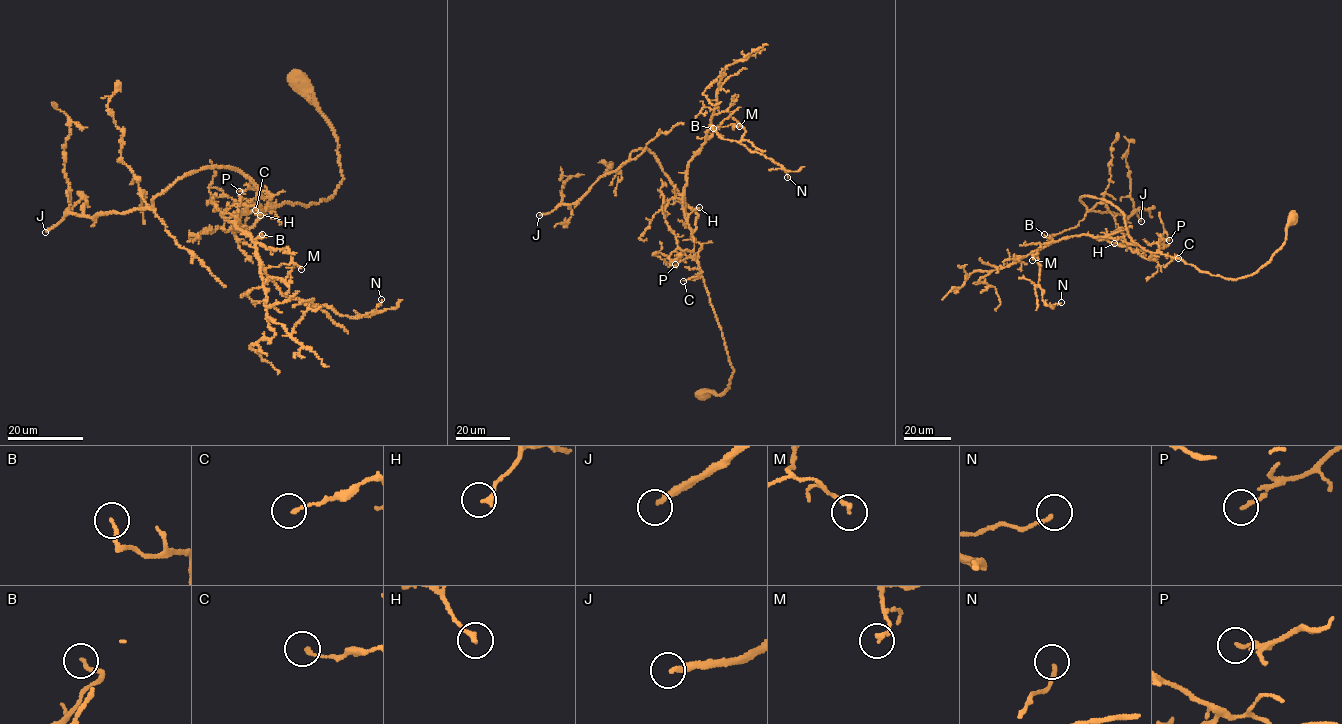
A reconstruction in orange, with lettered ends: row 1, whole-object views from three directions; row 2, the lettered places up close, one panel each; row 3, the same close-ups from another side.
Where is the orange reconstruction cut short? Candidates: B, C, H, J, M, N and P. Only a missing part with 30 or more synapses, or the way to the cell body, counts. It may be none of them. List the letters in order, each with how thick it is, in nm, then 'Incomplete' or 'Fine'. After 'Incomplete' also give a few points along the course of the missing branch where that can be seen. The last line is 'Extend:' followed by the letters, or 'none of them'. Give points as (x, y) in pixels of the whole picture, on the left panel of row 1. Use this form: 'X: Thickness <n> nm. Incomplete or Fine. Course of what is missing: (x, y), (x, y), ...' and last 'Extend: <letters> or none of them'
B: Thickness 140 nm. Fine
C: Thickness 140 nm. Fine
H: Thickness 190 nm. Fine
J: Thickness 220 nm. Incomplete
M: Thickness 160 nm. Fine
N: Thickness 150 nm. Fine
P: Thickness 120 nm. Fine
Extend: J

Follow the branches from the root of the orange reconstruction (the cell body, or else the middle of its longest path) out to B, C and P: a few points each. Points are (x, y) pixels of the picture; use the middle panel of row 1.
B: (703, 395), (718, 396), (727, 389), (733, 372), (694, 257), (682, 198), (687, 162), (713, 128)
C: (703, 395), (704, 398), (708, 392), (718, 396), (729, 388), (732, 367), (704, 279), (698, 275), (683, 281)
P: (703, 395), (704, 398), (708, 392), (718, 396), (729, 388), (732, 367), (698, 256), (675, 264)

